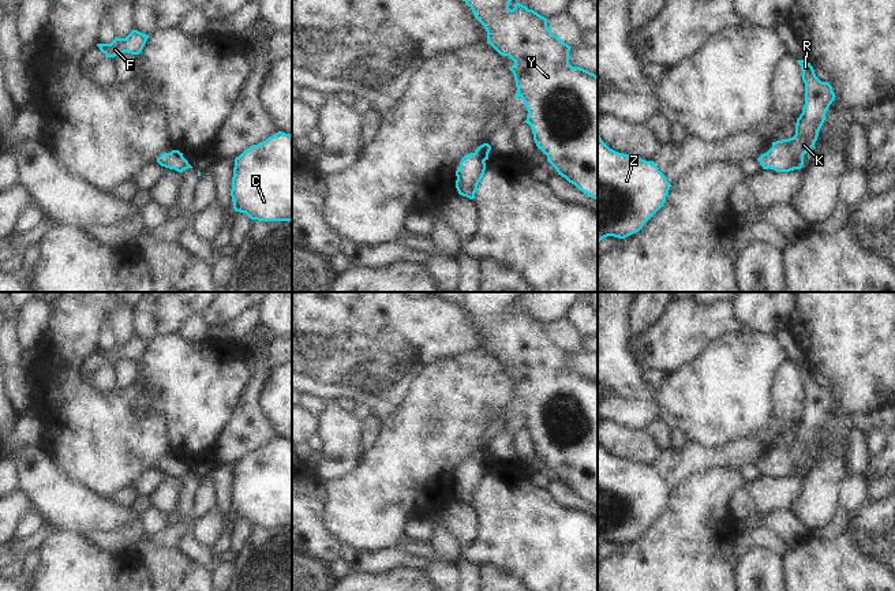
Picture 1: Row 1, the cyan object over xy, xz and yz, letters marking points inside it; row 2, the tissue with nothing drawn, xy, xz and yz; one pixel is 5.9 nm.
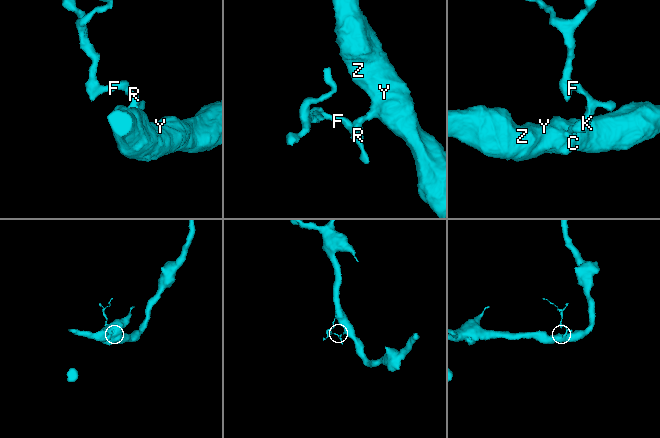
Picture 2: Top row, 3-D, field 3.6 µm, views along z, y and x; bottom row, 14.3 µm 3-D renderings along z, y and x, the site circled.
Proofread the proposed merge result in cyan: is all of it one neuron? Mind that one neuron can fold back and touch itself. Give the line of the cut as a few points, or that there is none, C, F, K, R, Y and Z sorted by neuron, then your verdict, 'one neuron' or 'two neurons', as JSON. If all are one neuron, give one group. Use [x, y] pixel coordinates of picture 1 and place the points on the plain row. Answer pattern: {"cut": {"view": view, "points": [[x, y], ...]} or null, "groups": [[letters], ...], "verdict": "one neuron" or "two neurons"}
{"cut": null, "groups": [["C", "F", "K", "R", "Y", "Z"]], "verdict": "one neuron"}

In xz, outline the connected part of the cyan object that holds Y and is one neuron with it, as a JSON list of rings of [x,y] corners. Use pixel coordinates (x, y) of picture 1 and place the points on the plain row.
[[[431,292],[431,295],[439,296],[448,302],[463,306],[473,318],[475,323],[484,332],[487,337],[487,349],[490,349],[499,360],[509,362],[514,370],[509,375],[514,381],[517,399],[516,404],[521,403],[528,416],[527,426],[524,429],[531,431],[533,446],[546,461],[547,467],[557,475],[558,480],[565,483],[569,489],[574,490],[580,497],[598,506],[598,382],[584,374],[572,373],[569,370],[569,356],[572,352],[562,348],[547,333],[547,325],[533,315],[528,315],[525,311],[516,308],[514,314],[509,314],[509,308],[521,300],[527,292]]]

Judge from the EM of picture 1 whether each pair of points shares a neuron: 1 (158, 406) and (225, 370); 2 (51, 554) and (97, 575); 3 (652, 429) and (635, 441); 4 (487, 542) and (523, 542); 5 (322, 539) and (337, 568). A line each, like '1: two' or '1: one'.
1: one
2: one
3: two
4: one
5: two

